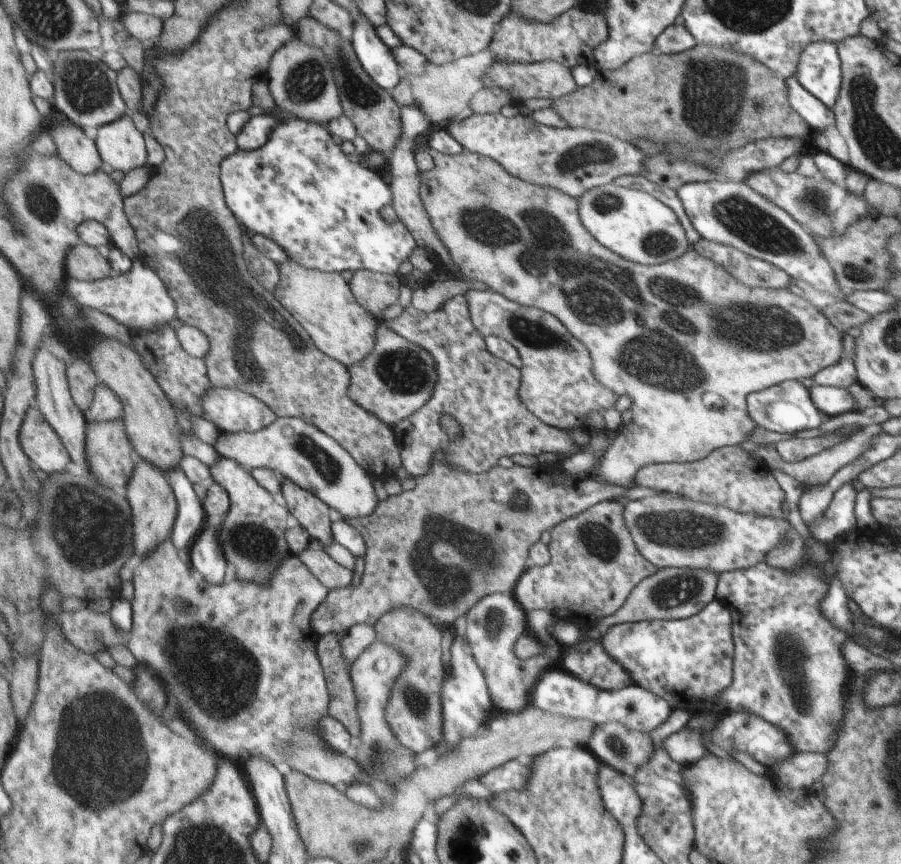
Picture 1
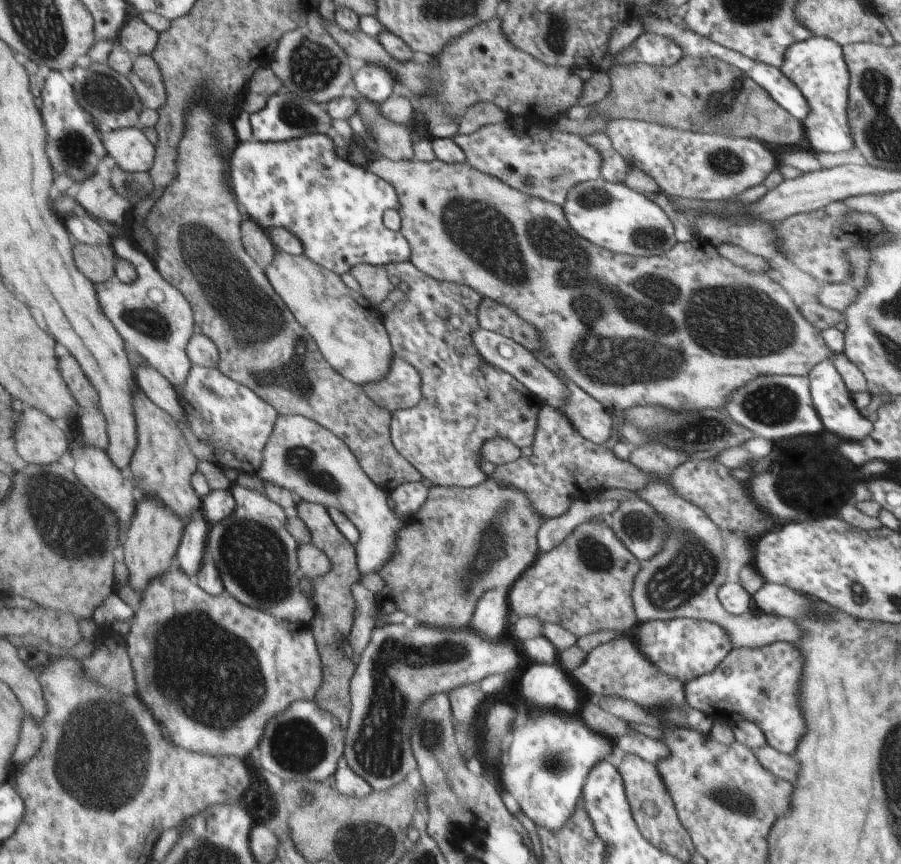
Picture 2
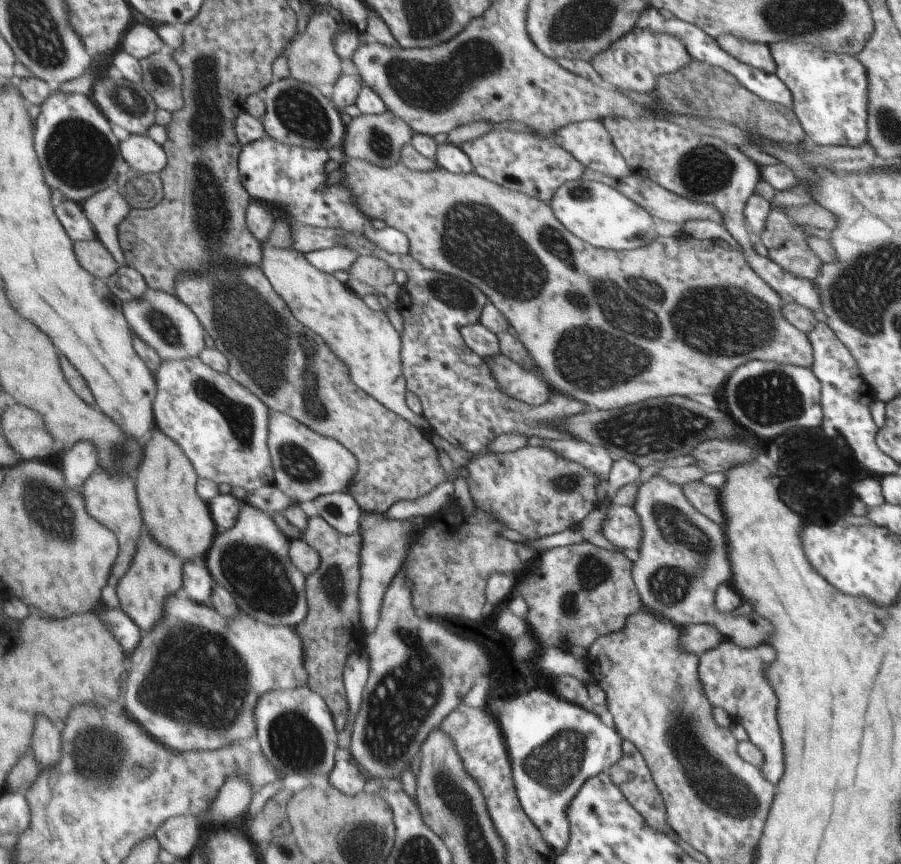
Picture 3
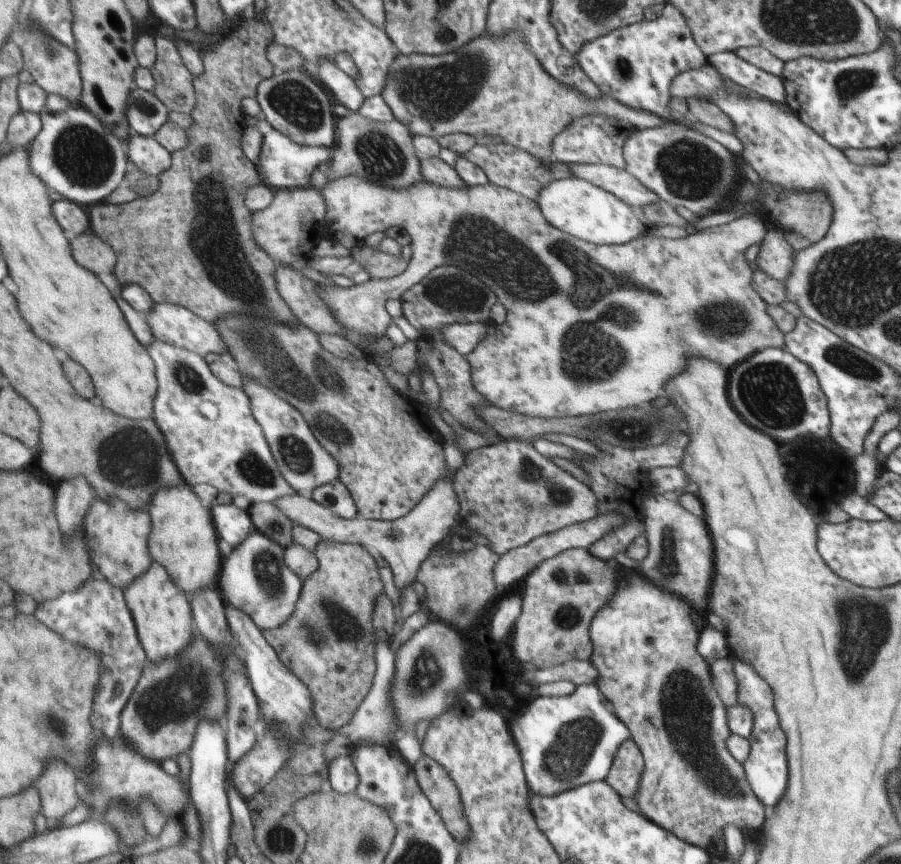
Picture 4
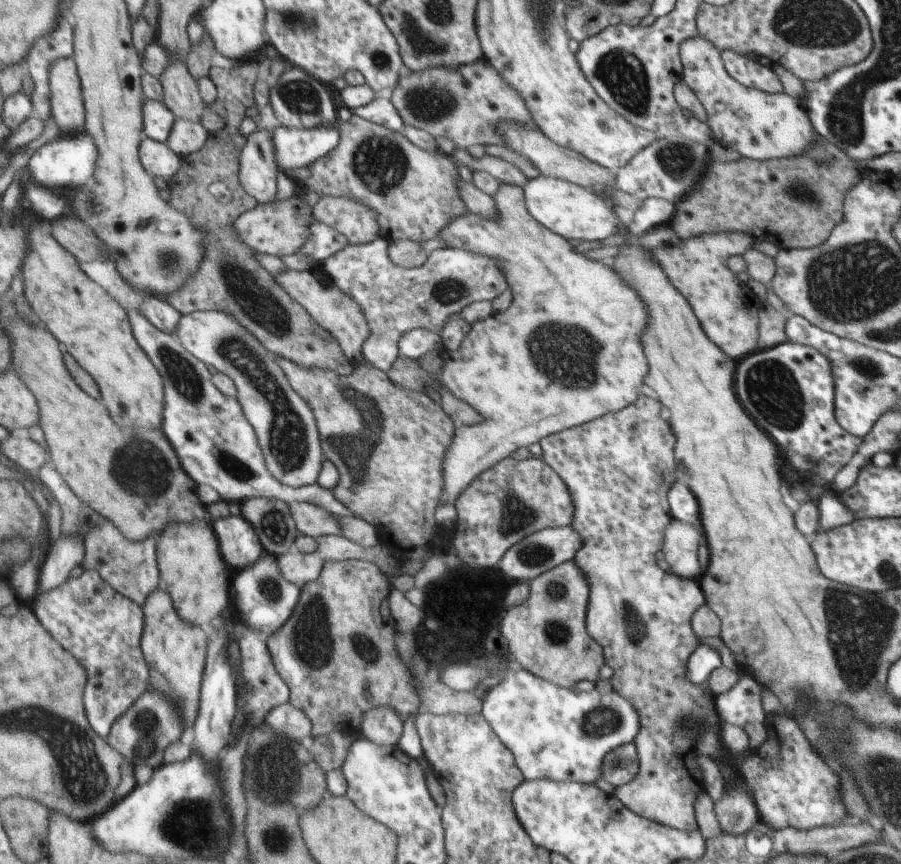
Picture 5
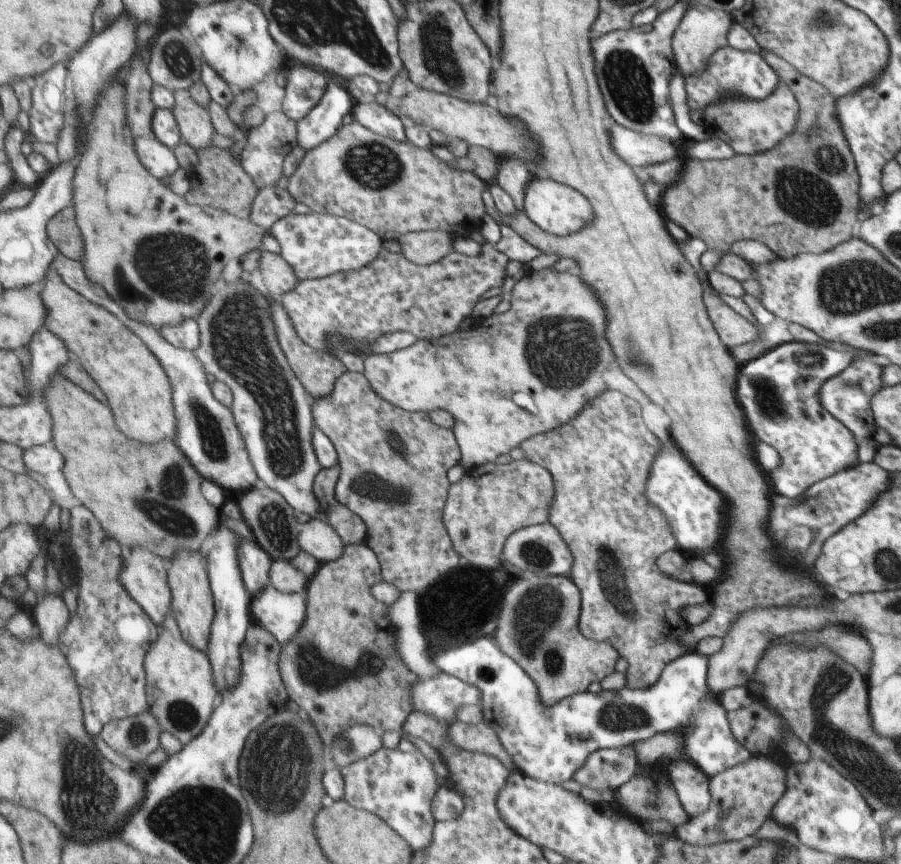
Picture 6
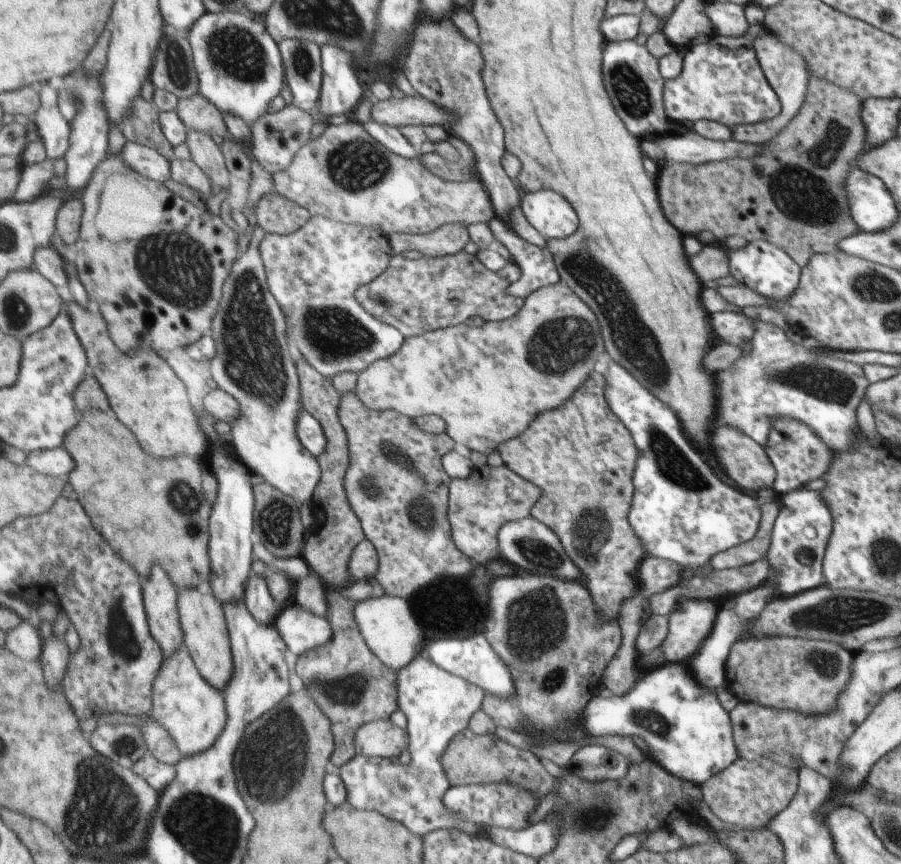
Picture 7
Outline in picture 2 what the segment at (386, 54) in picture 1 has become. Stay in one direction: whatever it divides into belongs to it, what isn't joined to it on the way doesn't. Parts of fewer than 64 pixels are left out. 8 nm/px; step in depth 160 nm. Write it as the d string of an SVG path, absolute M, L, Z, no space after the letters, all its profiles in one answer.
M363 63L355 73L354 82L359 94L379 104L395 94L397 84L394 74L377 63Z

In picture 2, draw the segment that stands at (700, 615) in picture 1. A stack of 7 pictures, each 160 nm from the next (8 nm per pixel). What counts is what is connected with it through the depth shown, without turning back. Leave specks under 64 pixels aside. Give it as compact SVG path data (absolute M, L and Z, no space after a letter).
M688 618L637 623L630 633L638 651L660 673L680 680L683 684L707 675L724 660L732 650L729 632L713 621L698 621Z

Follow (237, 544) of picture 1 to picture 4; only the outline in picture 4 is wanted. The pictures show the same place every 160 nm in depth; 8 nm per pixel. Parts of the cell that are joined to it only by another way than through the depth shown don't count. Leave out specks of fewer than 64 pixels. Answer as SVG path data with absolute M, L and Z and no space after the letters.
M257 531L245 538L241 546L232 548L227 558L223 558L217 587L224 602L248 614L262 631L285 624L296 612L297 602L304 590L304 581L286 563L286 550Z

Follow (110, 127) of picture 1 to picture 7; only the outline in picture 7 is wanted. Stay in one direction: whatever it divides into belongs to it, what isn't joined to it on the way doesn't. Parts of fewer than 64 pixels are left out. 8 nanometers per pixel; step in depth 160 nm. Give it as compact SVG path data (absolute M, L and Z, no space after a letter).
M127 141L121 156L127 165L149 179L159 183L172 179L172 162L155 148Z

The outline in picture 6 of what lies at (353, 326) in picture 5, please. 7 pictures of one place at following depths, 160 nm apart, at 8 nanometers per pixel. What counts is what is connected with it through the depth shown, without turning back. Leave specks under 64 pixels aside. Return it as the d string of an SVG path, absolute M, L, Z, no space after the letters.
M261 249L258 268L268 294L275 298L280 298L283 294L295 290L295 286L300 282L293 268L280 254L265 252Z

